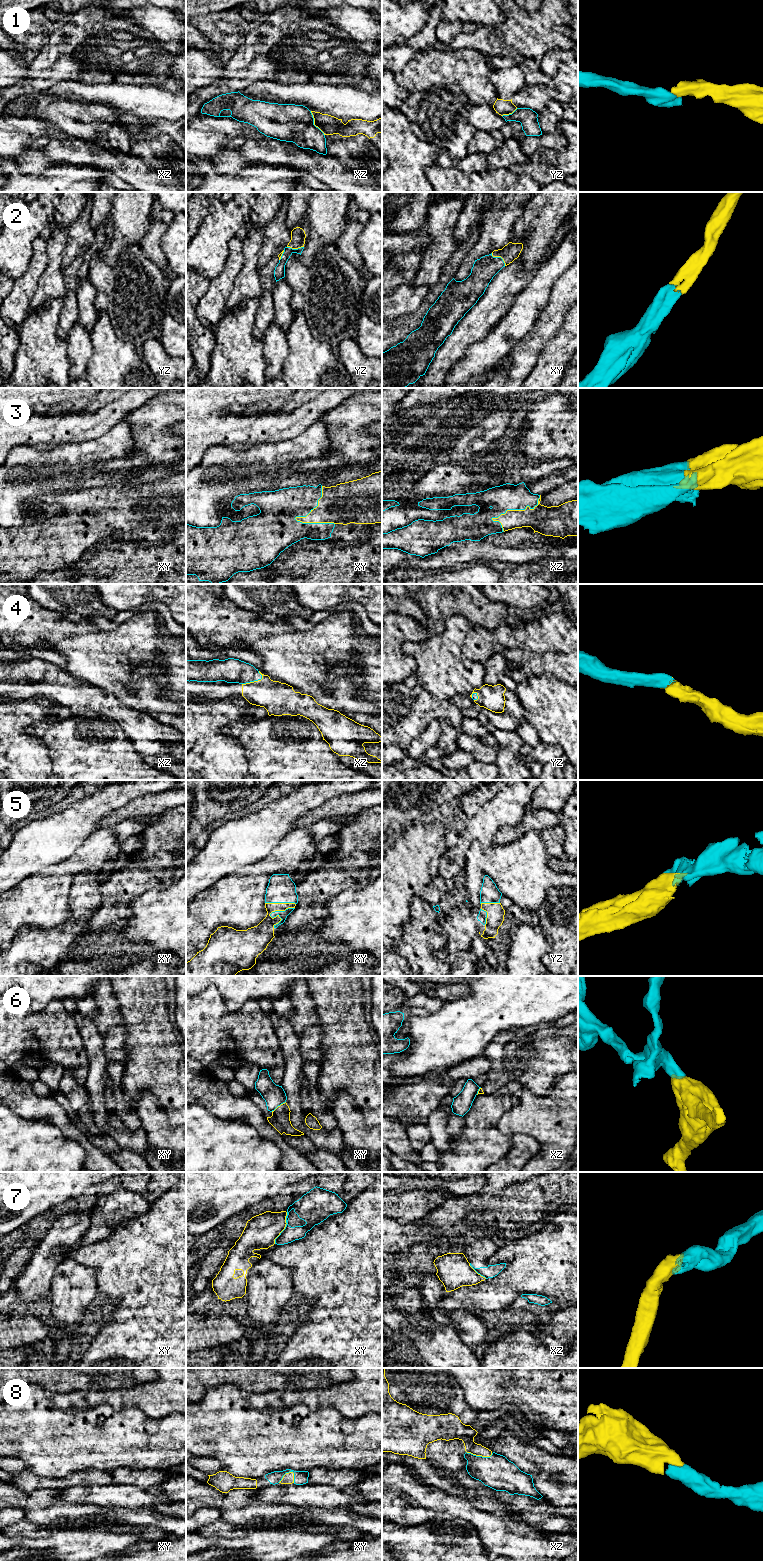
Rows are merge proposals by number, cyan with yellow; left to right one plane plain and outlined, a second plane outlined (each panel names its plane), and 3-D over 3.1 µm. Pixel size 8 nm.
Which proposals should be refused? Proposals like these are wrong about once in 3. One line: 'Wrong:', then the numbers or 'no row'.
Wrong: 1, 6, 7

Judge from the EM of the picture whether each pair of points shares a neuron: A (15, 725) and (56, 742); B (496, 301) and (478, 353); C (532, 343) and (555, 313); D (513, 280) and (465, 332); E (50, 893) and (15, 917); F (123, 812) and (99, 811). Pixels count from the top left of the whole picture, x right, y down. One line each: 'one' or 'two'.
A: two
B: two
C: one
D: one
E: one
F: two

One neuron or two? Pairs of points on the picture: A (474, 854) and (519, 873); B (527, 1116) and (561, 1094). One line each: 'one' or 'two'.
A: one
B: one

